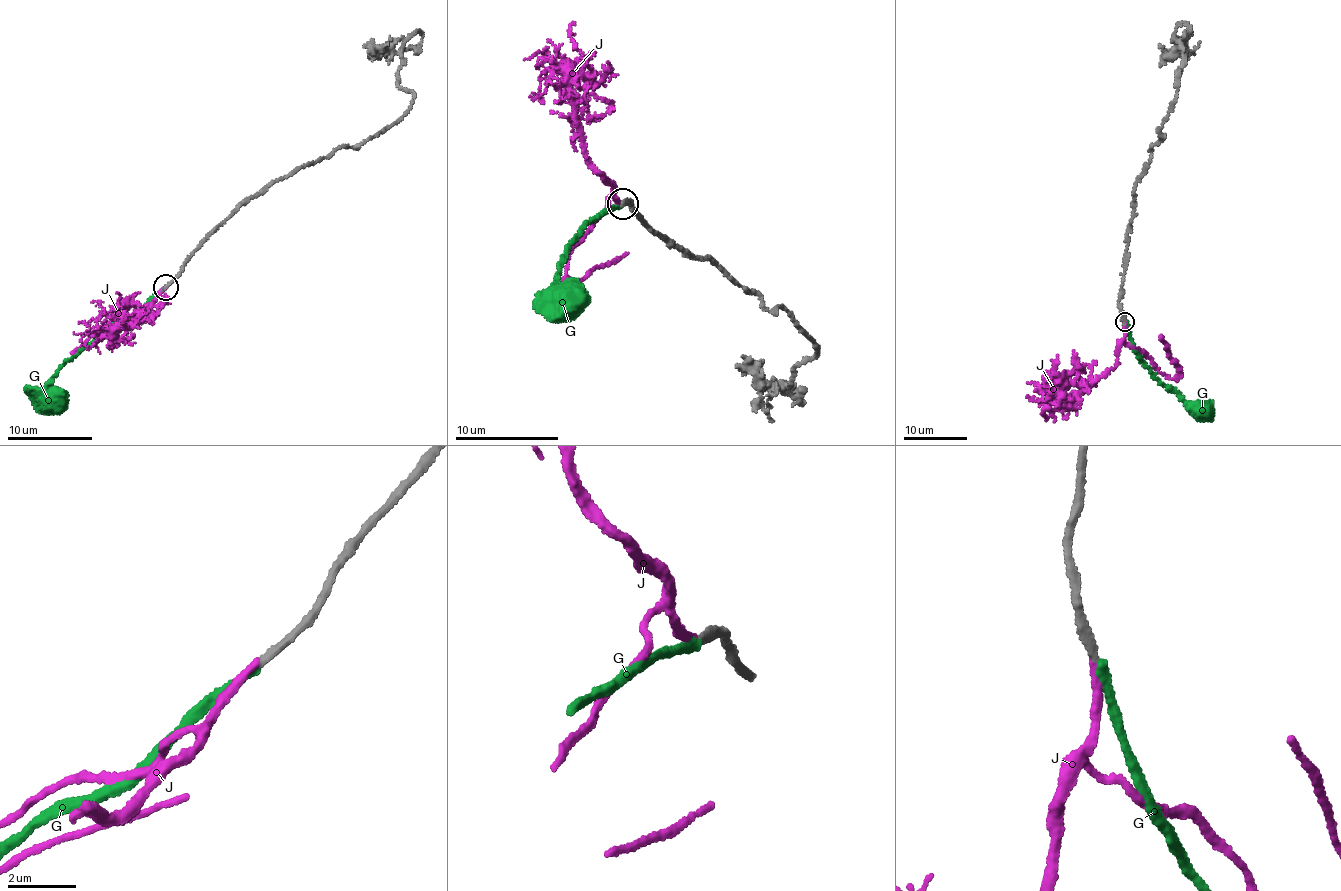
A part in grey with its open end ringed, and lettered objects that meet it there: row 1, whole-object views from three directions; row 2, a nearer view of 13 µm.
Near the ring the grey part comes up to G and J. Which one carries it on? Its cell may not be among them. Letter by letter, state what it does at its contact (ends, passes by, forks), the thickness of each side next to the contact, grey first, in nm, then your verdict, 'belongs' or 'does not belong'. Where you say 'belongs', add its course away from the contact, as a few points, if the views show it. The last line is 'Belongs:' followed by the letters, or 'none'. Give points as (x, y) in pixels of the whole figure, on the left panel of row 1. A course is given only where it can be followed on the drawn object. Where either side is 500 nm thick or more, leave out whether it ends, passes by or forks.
G: it ends; calibres 260 and 240 nm; does not belong
J: it ends; calibres 260 and 240 nm; belongs; course (165, 287), (138, 313), (115, 318), (74, 352), (113, 331), (148, 319)
Belongs: J

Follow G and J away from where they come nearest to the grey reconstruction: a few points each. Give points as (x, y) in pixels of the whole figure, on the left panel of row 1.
G: (165, 287), (130, 316), (117, 321), (57, 371), (50, 400)
J: (165, 287), (138, 313), (115, 318), (74, 352), (113, 331), (148, 319)

